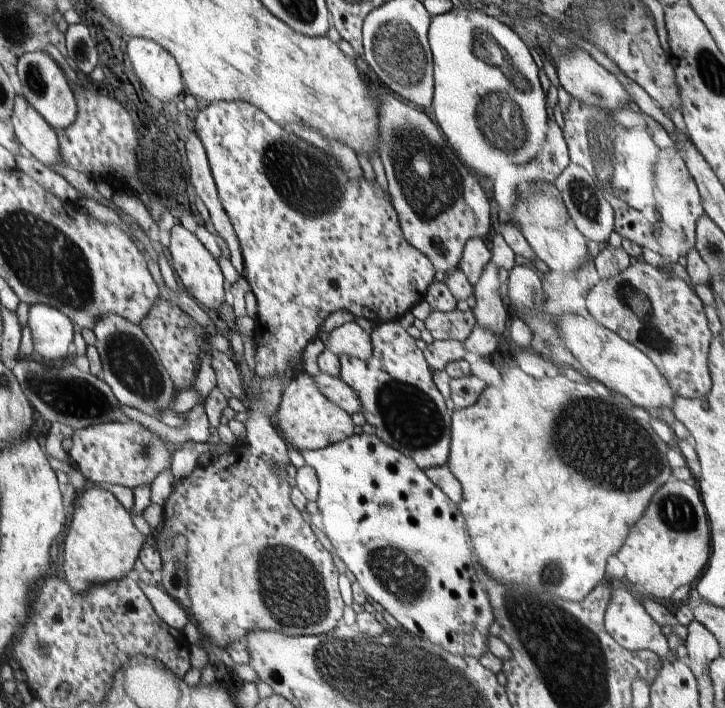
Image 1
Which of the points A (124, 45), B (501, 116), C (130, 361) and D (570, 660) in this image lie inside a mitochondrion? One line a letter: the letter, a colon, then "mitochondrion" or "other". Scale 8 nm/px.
A: other
B: mitochondrion
C: mitochondrion
D: mitochondrion

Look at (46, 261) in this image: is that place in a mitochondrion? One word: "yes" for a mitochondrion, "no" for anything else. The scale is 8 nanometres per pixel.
yes

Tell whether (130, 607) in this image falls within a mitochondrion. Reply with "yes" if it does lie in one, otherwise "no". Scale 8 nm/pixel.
no

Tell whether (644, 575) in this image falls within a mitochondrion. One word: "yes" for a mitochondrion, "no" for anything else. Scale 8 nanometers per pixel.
no

